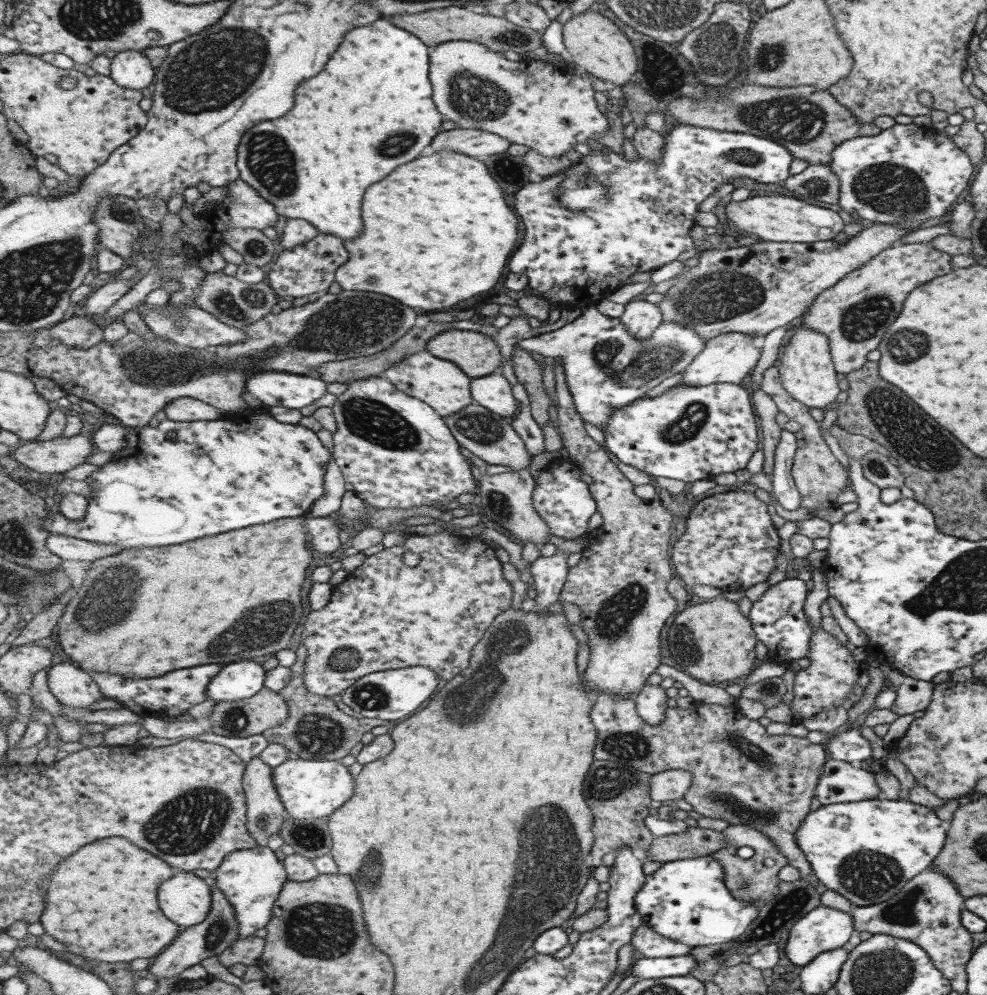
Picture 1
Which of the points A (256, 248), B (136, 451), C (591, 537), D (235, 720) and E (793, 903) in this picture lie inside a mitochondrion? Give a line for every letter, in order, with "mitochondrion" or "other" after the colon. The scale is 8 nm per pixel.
A: mitochondrion
B: other
C: other
D: mitochondrion
E: mitochondrion

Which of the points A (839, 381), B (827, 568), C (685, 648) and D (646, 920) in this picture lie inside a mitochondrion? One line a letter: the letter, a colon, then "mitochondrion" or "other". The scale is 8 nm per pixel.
A: other
B: other
C: mitochondrion
D: other

